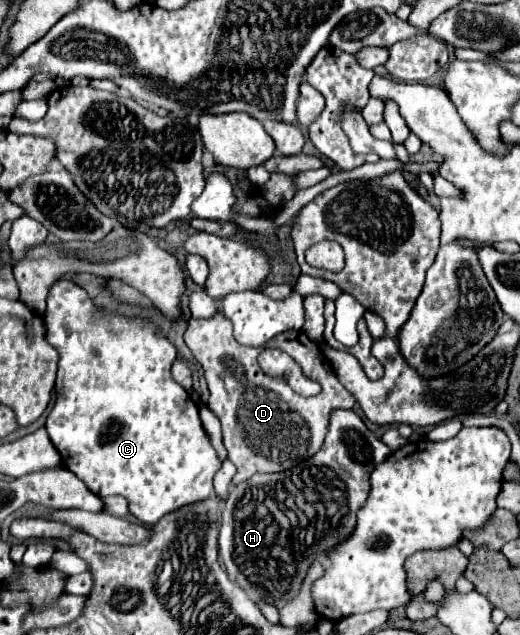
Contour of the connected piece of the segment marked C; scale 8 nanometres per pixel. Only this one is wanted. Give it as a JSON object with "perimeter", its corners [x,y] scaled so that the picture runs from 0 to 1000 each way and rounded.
{"perimeter":[[[112,439],[108,446],[100,446],[88,477],[92,477],[92,483],[85,490],[85,506],[88,506],[88,515],[92,515],[92,540],[115,556],[112,594],[108,594],[108,638],[104,638],[104,644],[96,647],[96,654],[88,660],[88,679],[100,691],[100,698],[108,701],[112,713],[119,717],[123,735],[131,742],[142,742],[142,748],[150,754],[158,754],[165,761],[165,767],[177,776],[185,776],[188,783],[208,783],[208,780],[242,783],[250,808],[281,827],[304,824],[315,811],[331,808],[331,805],[338,805],[354,795],[369,795],[369,792],[385,792],[385,789],[400,786],[412,776],[408,754],[412,754],[415,742],[427,735],[427,726],[415,720],[415,710],[412,710],[408,698],[400,698],[400,685],[396,685],[396,679],[388,676],[388,666],[385,666],[381,638],[365,628],[365,622],[327,591],[327,575],[338,565],[338,546],[312,524],[308,512],[300,512],[296,506],[288,506],[281,499],[246,499],[246,496],[235,496],[235,493],[215,490],[215,487],[185,483],[185,477],[169,468],[169,461],[154,449],[146,449],[142,443],[131,443],[131,439]]]}

